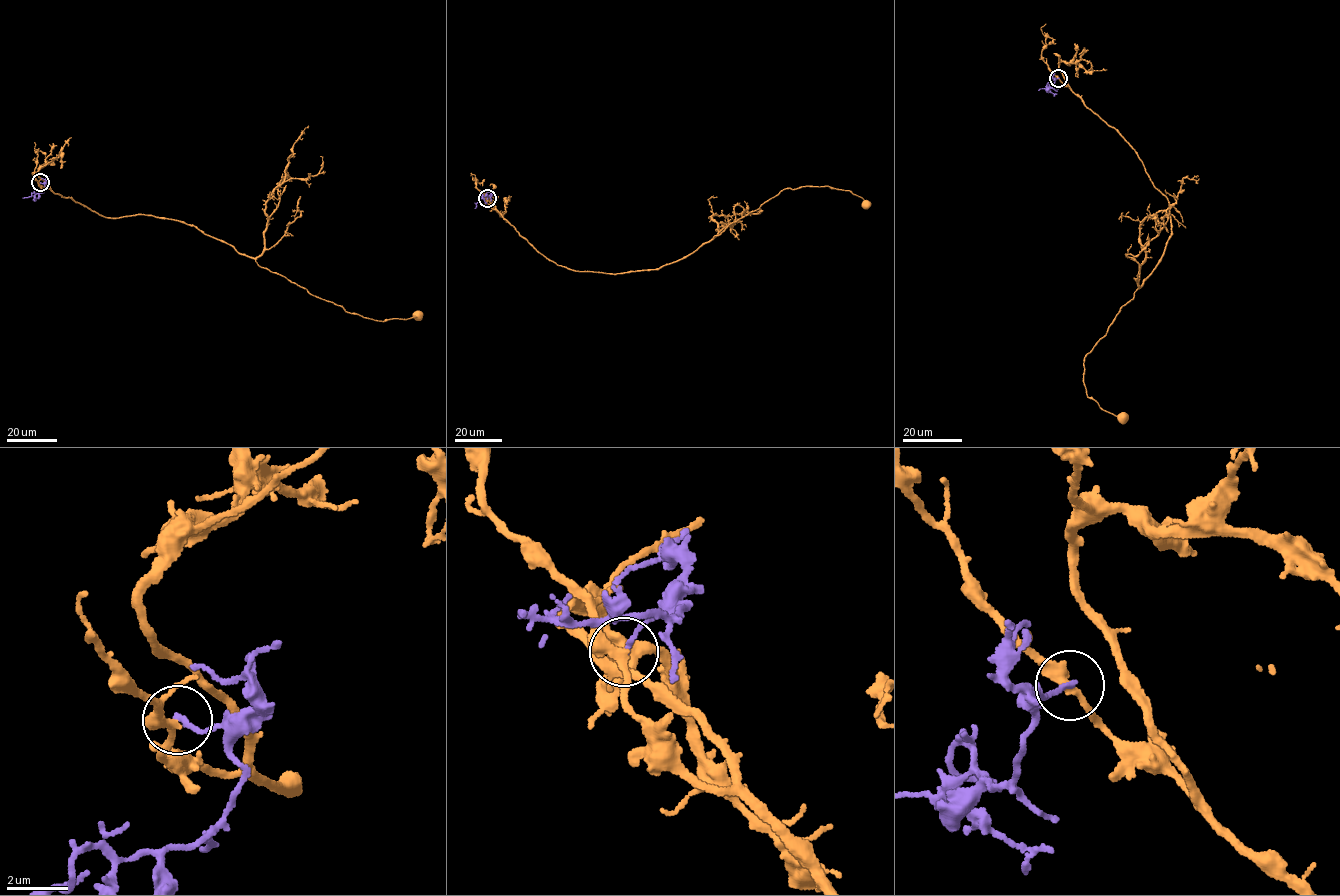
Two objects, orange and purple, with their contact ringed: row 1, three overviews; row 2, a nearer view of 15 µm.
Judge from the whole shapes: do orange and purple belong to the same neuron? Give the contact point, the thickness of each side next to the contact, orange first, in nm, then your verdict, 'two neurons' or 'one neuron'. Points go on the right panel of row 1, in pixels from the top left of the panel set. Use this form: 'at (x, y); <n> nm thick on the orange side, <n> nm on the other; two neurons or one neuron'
at (1058, 78); 300 nm thick on the orange side, 170 nm on the other; two neurons

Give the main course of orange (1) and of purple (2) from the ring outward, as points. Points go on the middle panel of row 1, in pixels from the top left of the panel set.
1: (487, 199), (546, 258), (571, 269), (618, 274), (685, 258), (786, 188), (829, 186), (866, 205)
2: (487, 199), (491, 195), (479, 196), (474, 208)

